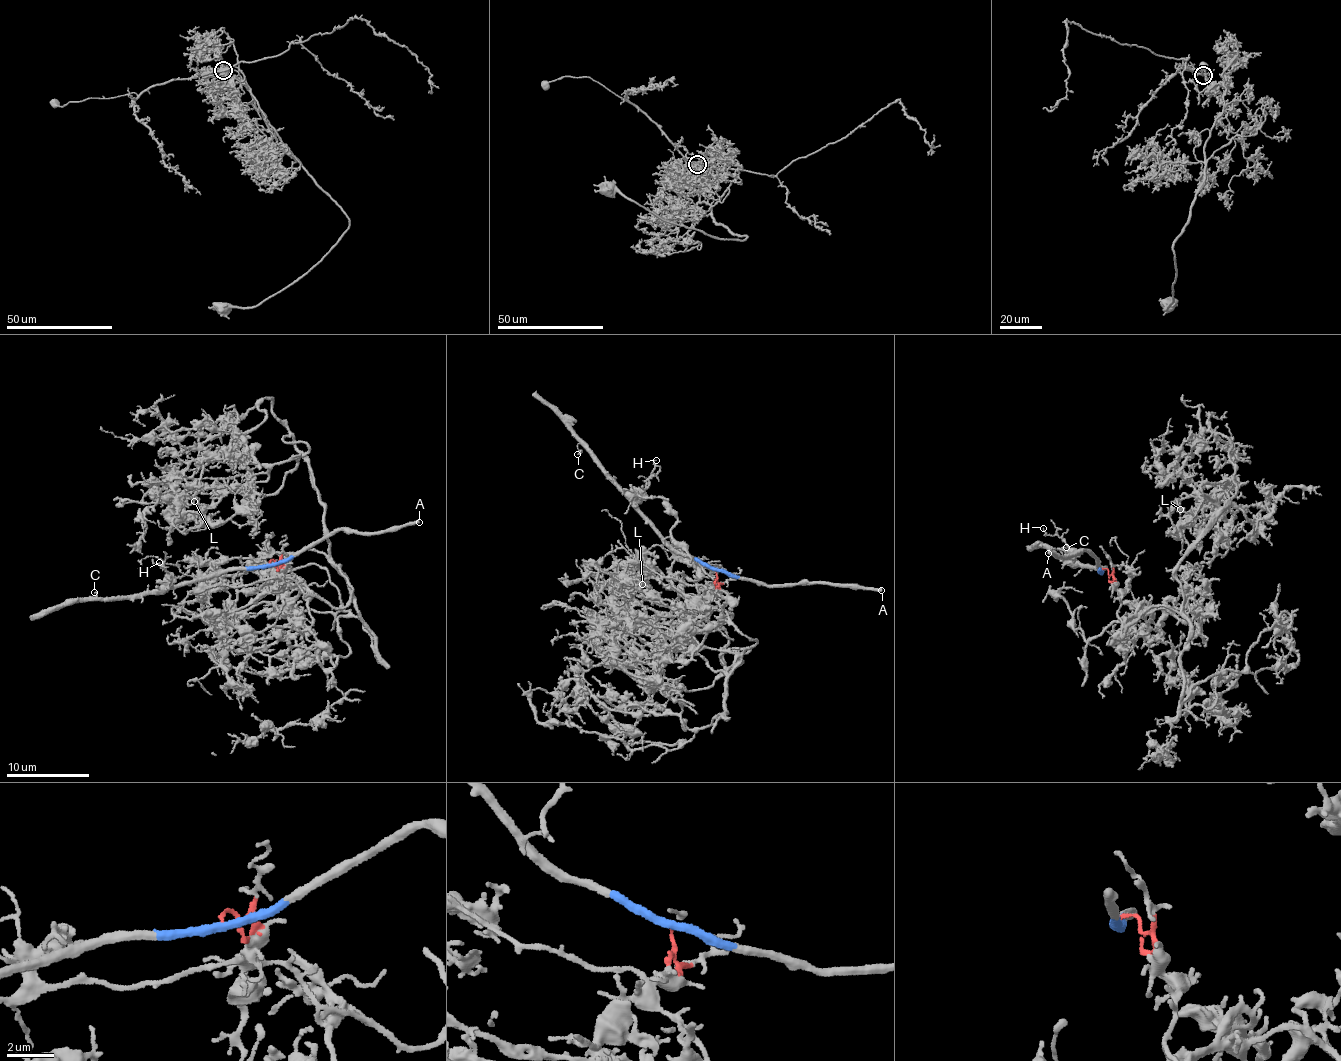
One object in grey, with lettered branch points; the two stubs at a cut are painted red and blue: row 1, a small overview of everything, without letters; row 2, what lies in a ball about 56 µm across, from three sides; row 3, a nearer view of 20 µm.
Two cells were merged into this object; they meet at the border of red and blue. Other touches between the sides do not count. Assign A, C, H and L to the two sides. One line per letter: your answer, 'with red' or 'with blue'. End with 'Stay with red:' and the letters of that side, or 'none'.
A: with blue
C: with blue
H: with blue
L: with red
Stay with red: L

